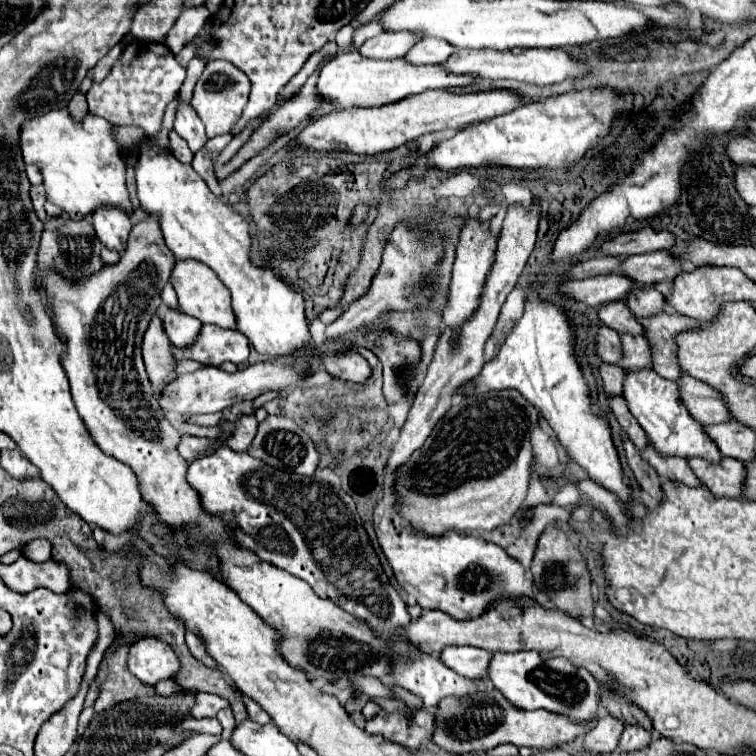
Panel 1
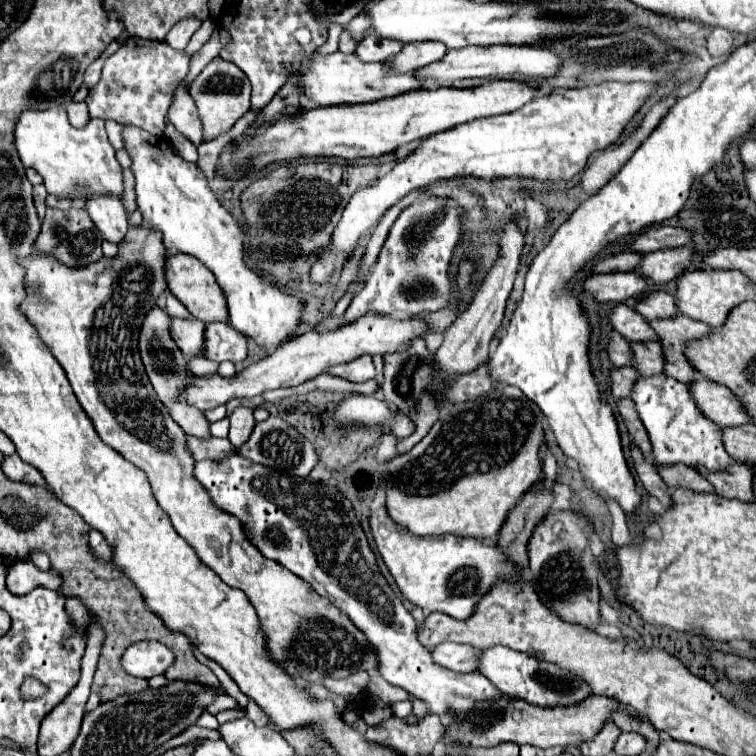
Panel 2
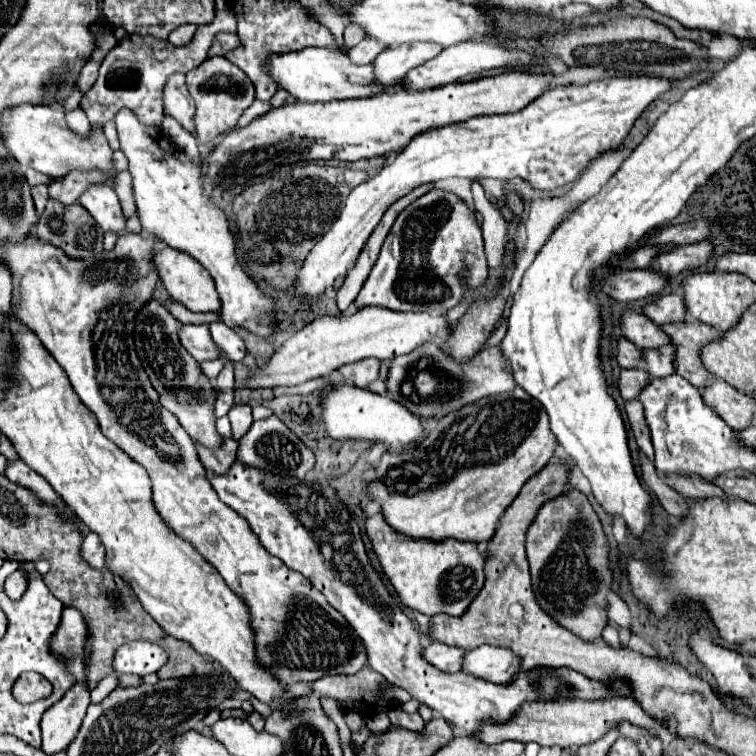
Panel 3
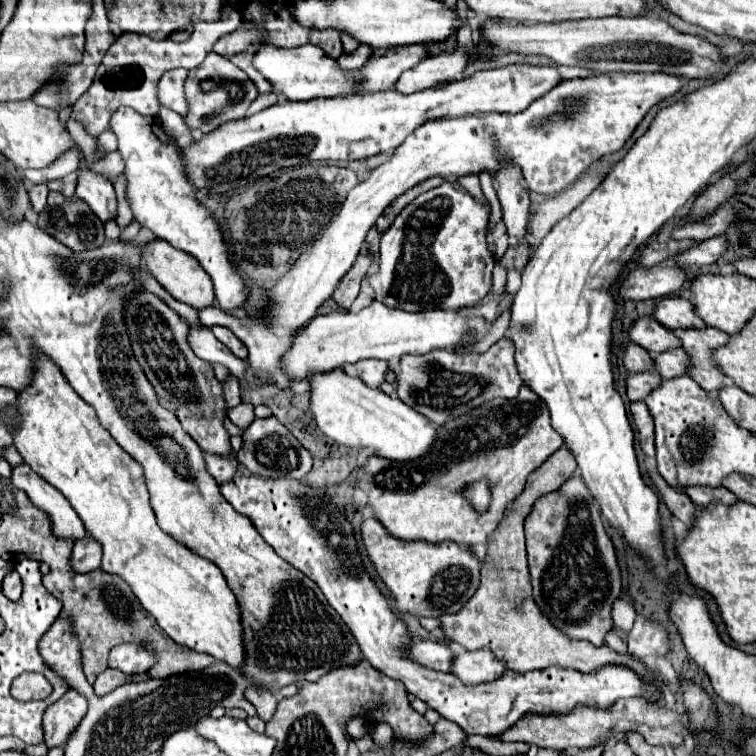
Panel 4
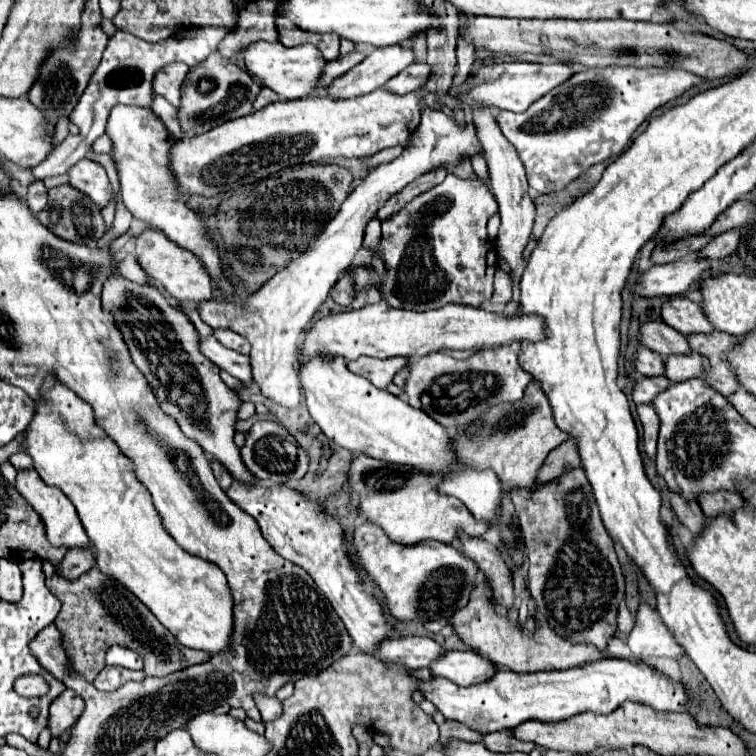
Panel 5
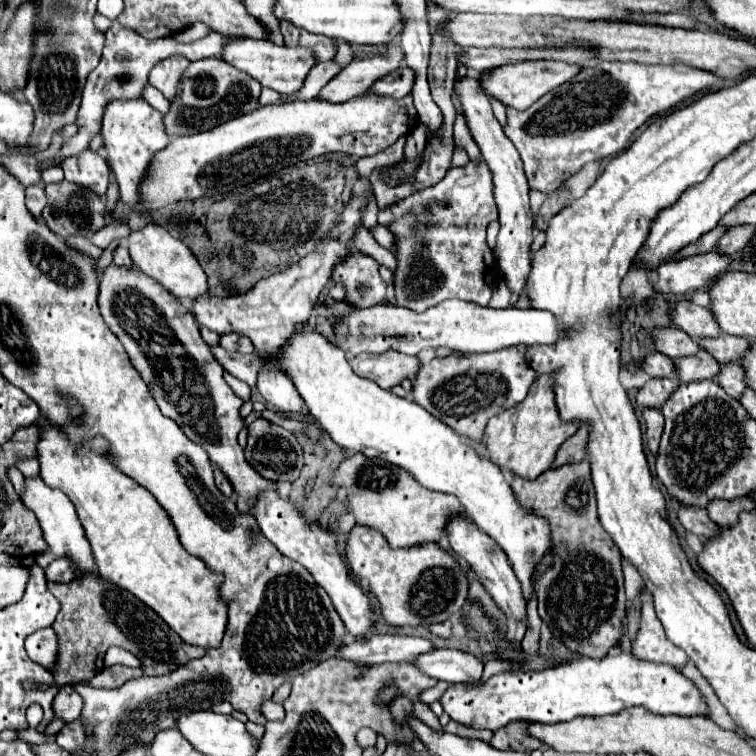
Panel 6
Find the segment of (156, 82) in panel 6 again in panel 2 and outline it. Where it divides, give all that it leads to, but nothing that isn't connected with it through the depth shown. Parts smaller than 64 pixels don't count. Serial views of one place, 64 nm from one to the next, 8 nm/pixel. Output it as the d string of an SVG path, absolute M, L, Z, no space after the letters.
M184 82L178 84L178 88L172 94L172 104L168 108L168 120L184 134L188 140L192 140L196 146L202 142L200 136L200 118L196 112L196 104L192 96L188 94Z

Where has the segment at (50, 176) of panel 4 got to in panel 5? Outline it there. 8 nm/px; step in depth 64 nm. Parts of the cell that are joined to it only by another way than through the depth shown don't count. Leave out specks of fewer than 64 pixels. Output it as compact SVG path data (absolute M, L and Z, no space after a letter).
M204 26L198 30L196 38L190 38L190 40L168 38L168 40L152 44L152 42L140 40L140 38L136 38L124 30L116 30L116 34L110 36L110 40L108 40L108 46L104 50L100 66L92 74L82 98L78 100L78 104L70 116L70 122L74 122L80 128L80 134L68 136L66 144L60 144L56 150L52 150L52 154L46 160L42 160L36 168L32 168L32 174L38 180L44 180L46 176L66 174L66 170L72 164L76 164L76 160L86 156L92 142L104 134L106 118L108 118L108 112L112 110L112 106L116 106L116 104L150 106L150 102L152 102L152 78L162 66L166 66L170 62L186 62L188 66L198 64L200 60L206 60L212 52L218 52L218 44L226 34L227 31L222 30L222 28Z

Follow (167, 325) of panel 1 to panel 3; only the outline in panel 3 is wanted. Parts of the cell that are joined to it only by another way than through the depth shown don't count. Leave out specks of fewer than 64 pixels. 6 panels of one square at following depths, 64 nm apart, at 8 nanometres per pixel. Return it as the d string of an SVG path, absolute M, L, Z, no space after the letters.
M182 326L180 328L180 338L184 348L188 348L188 352L198 360L216 360L216 358L224 358L224 354L214 348L216 344L212 342L212 336L208 332L208 326Z

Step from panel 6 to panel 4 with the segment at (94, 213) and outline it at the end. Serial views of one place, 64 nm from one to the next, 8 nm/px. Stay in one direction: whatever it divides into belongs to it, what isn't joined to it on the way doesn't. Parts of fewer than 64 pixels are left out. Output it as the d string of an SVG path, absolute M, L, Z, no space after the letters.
M50 192L46 208L44 208L44 212L40 212L38 226L44 232L48 232L50 236L54 236L56 240L60 240L62 244L68 244L68 248L72 248L76 252L104 244L104 224L100 224L100 220L94 216L90 206L84 200L80 200L78 196L66 198L62 192Z

